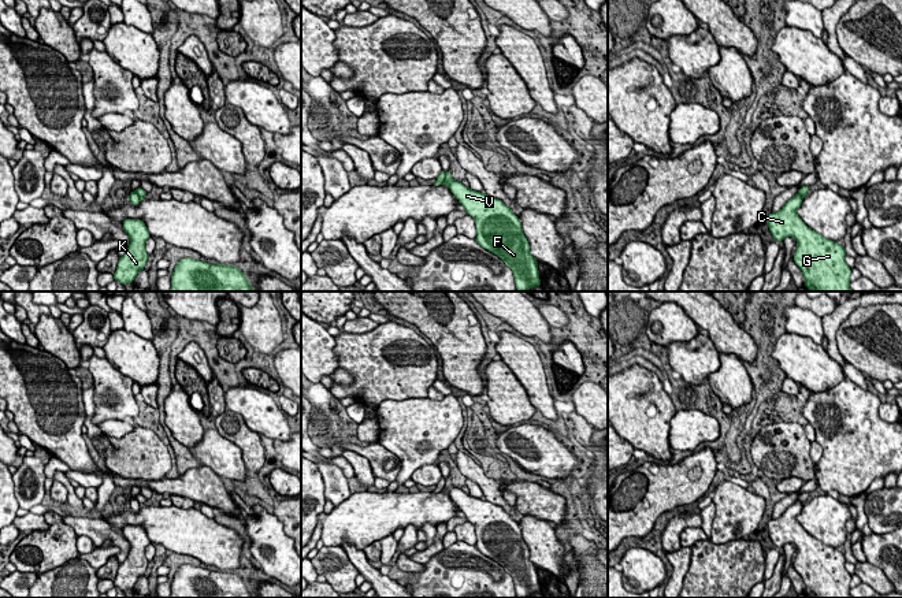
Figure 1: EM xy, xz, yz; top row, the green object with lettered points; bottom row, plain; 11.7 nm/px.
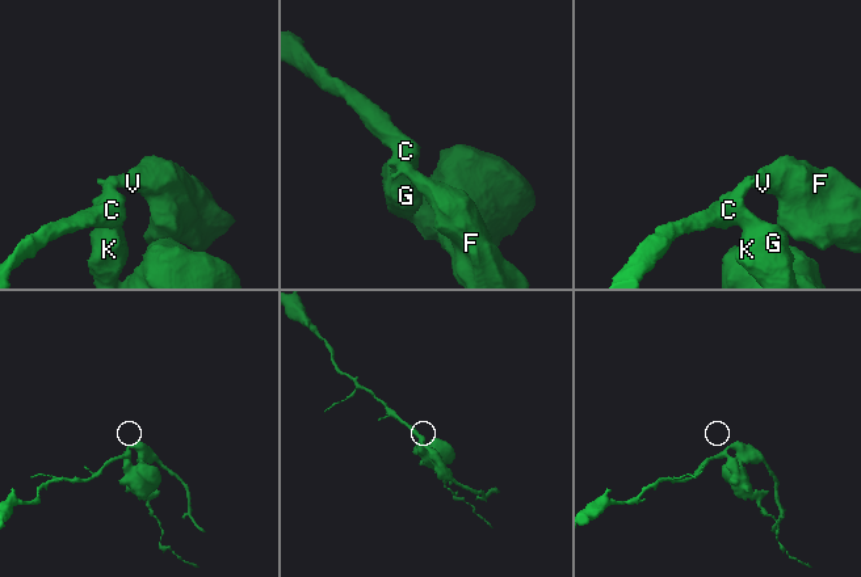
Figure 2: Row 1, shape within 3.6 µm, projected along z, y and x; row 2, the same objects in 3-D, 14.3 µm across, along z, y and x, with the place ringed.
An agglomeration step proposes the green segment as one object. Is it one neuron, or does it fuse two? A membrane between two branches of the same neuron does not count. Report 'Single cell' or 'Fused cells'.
Fused cells

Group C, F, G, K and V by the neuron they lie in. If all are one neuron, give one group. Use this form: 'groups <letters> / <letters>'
groups C G K / F V

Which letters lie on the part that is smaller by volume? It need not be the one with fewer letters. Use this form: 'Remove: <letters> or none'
Remove: F, V

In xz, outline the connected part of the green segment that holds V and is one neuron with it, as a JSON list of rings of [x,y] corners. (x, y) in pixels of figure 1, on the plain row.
[[[449,479],[443,490],[475,525],[476,549],[512,576],[517,598],[541,593],[538,567],[530,560],[519,523],[501,506],[464,493]]]

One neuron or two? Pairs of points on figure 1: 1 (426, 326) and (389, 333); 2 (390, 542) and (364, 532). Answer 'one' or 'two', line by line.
1: two
2: two

